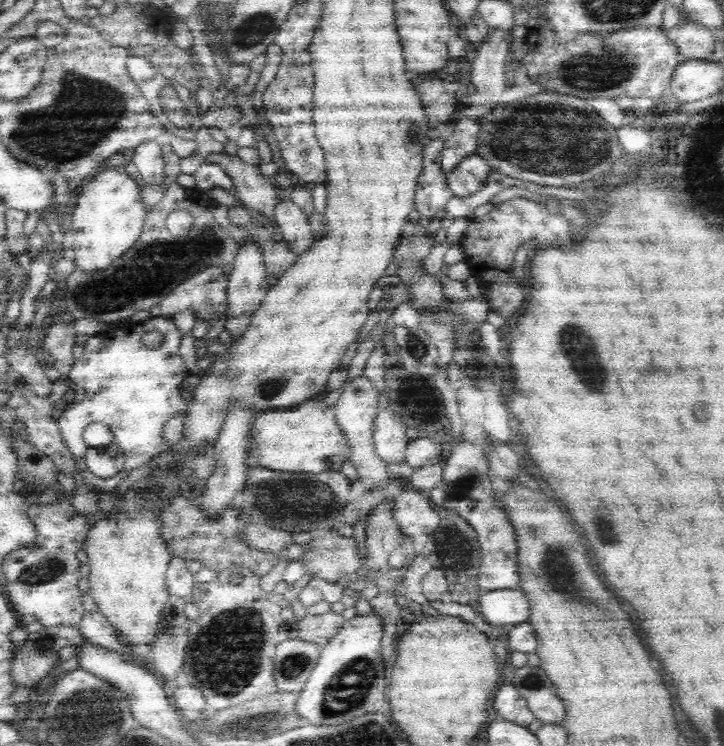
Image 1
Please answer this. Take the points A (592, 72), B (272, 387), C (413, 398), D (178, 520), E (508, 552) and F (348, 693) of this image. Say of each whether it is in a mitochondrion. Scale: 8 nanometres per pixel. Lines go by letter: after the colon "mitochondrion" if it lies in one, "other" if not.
A: mitochondrion
B: mitochondrion
C: other
D: mitochondrion
E: mitochondrion
F: mitochondrion

